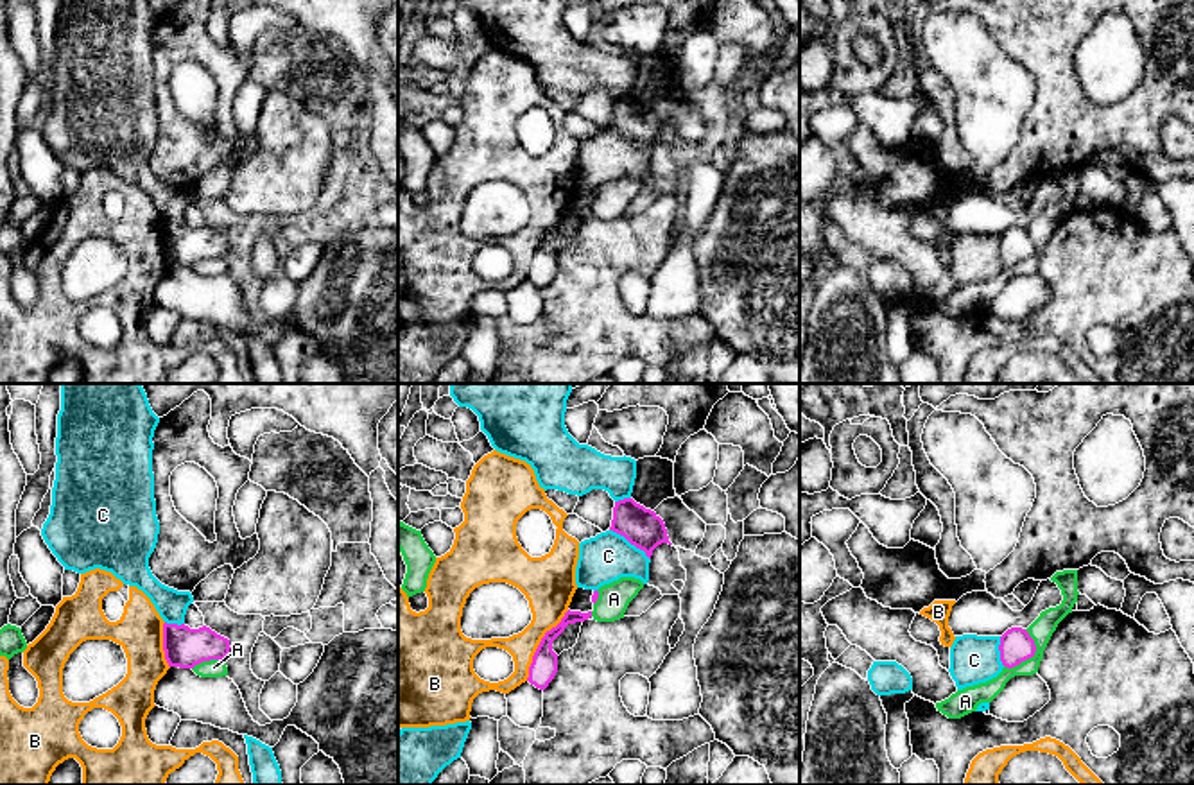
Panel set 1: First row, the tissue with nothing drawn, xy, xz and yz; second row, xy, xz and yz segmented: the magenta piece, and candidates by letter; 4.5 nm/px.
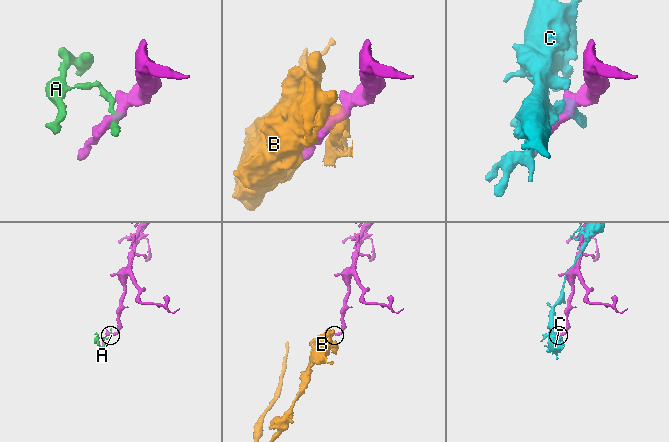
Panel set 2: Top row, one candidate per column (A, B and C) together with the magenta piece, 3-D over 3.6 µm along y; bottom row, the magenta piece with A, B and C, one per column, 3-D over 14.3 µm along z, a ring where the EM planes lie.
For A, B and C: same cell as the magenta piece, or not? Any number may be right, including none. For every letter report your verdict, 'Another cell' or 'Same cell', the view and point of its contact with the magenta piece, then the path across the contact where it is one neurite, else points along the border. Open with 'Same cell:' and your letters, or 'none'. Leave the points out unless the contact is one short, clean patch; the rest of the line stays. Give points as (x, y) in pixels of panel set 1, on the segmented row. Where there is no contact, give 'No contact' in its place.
Same cell: none
A: Another cell. Touches magenta at yz (1031, 656). Boundary: yz (1026, 629), (1033, 640), (1035, 653), (1012, 667), (1004, 667)
B: Another cell. Touches magenta at xz (540, 644)
C: Another cell. Touches magenta at xz (631, 543)

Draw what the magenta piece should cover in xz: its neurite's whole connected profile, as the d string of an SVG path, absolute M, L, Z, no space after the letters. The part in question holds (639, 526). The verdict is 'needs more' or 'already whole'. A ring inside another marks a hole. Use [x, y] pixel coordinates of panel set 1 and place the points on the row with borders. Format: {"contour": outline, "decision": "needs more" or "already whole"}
{"contour": "M633 498L615 502L610 531L624 536L631 545L644 550L649 559L658 545L672 545L663 520Z", "decision": "already whole"}

